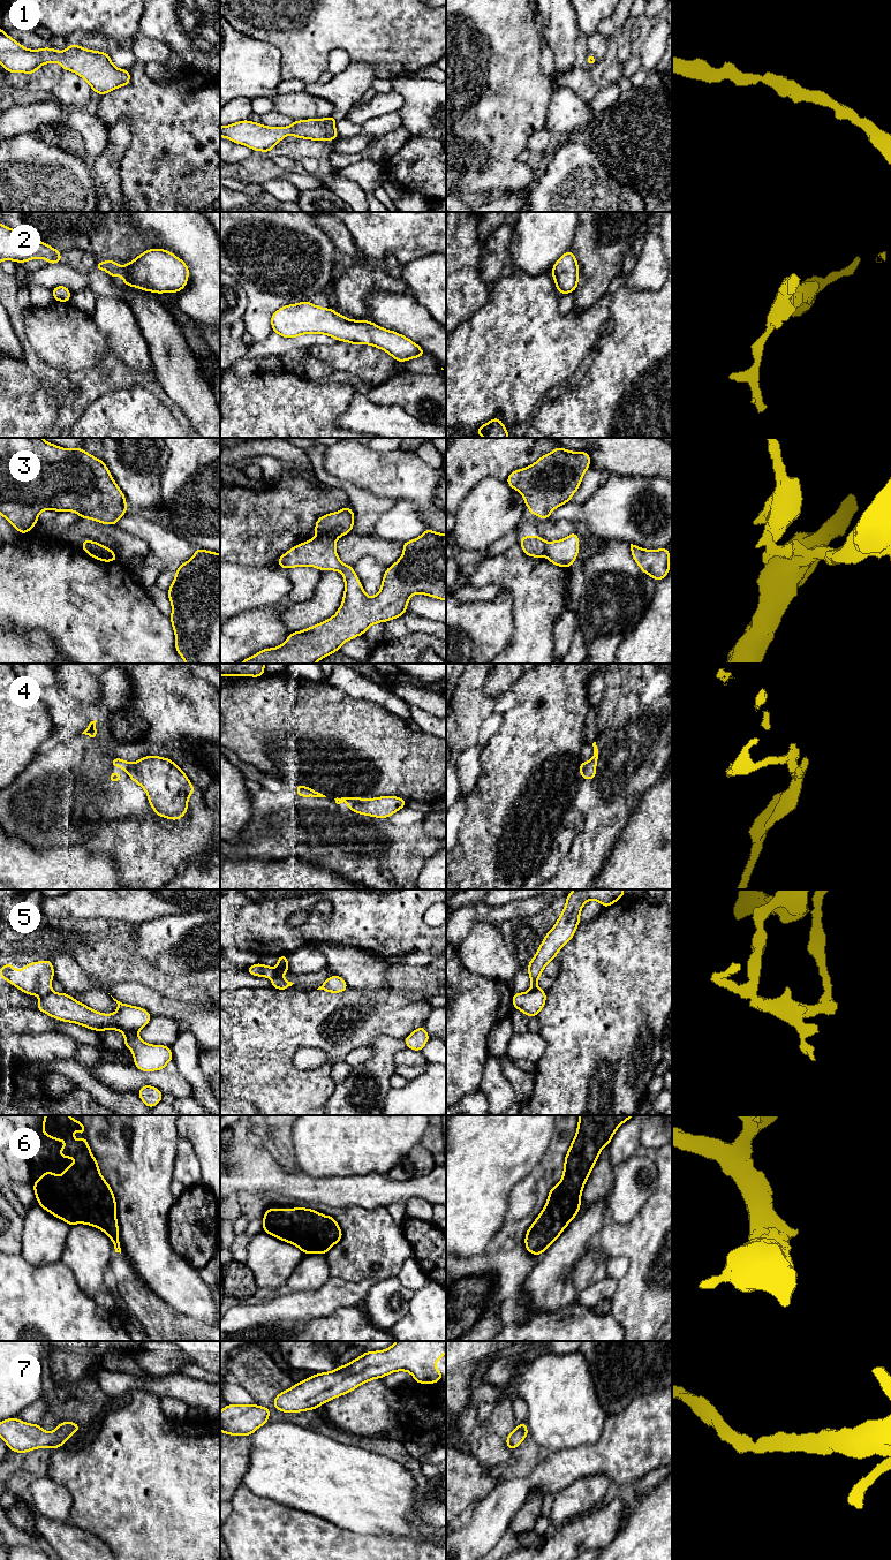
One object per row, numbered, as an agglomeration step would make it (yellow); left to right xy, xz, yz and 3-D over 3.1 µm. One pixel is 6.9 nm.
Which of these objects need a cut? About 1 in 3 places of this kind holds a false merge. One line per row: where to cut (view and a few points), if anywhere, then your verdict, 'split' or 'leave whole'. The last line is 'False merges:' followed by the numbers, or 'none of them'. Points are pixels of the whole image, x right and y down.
1: cut none; leave whole
2: cut xy (130, 262), (128, 275), (136, 286); split
3: cut xz (317, 535), (335, 539); split
4: cut yz (588, 763), (583, 778); split
5: cut xz (274, 969), (274, 974), (271, 977); split
6: cut none; leave whole
7: cut none; leave whole
False merges: 2, 3, 4, 5

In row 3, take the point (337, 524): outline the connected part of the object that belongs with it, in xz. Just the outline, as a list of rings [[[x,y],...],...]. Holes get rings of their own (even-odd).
[[[349,507],[323,515],[315,524],[316,535],[338,539],[353,530],[354,518],[354,512]]]

